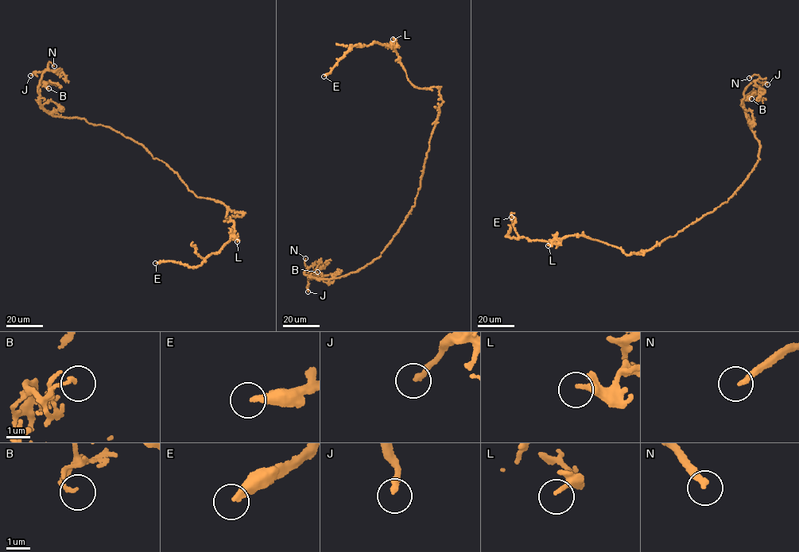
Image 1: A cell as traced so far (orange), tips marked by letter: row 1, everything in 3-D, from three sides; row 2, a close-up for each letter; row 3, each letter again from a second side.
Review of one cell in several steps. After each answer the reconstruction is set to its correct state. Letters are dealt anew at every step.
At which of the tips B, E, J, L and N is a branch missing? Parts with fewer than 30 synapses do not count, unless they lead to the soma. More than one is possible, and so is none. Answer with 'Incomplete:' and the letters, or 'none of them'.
Incomplete: E, N

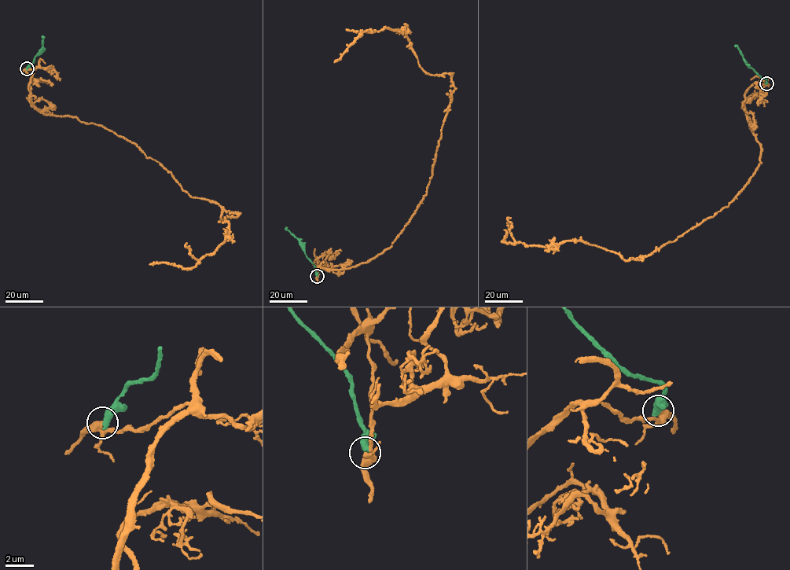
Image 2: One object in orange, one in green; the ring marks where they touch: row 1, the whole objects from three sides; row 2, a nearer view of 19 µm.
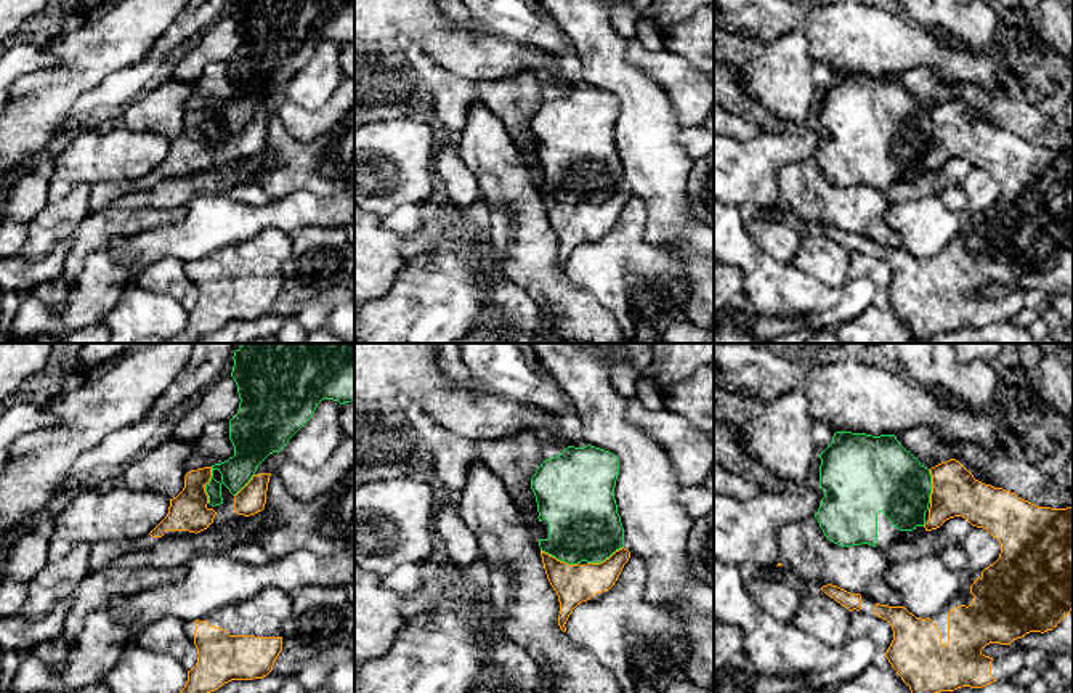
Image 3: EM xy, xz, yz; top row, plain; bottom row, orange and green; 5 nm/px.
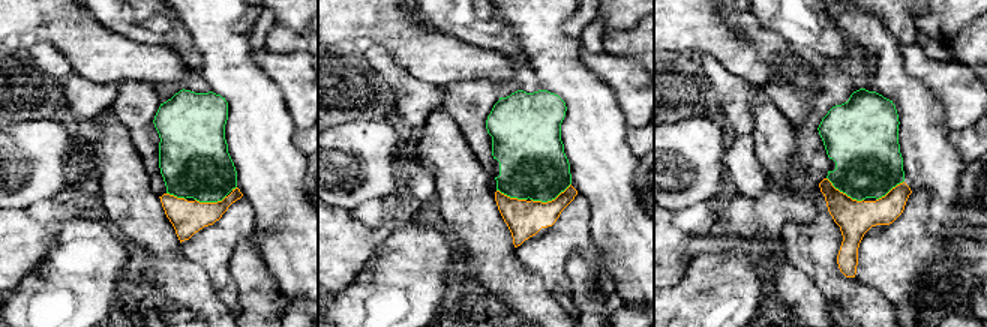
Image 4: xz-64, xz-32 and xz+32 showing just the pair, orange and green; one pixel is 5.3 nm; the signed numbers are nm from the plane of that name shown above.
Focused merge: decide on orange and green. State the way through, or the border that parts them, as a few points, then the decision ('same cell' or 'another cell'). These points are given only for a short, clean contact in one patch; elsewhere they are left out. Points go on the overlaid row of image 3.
another cell

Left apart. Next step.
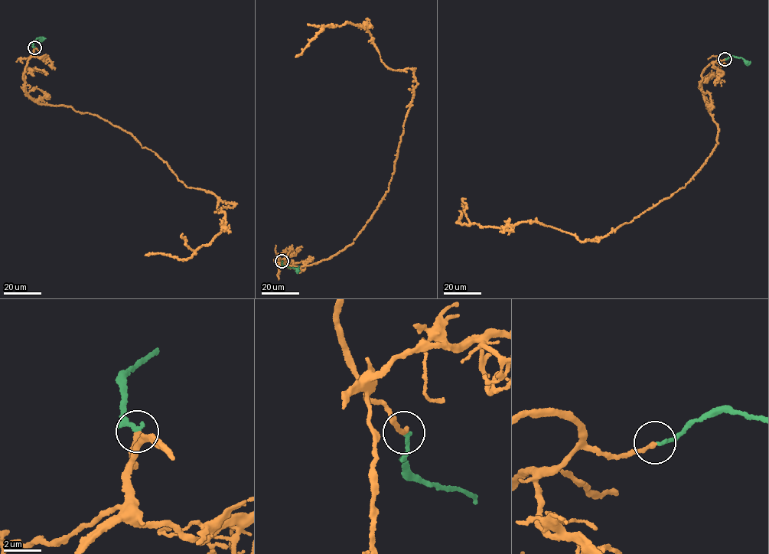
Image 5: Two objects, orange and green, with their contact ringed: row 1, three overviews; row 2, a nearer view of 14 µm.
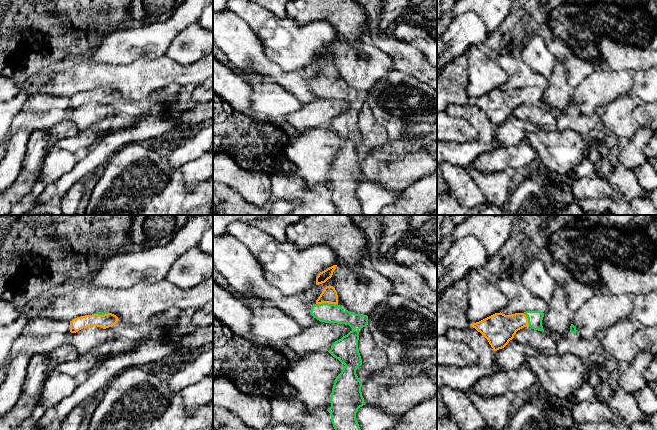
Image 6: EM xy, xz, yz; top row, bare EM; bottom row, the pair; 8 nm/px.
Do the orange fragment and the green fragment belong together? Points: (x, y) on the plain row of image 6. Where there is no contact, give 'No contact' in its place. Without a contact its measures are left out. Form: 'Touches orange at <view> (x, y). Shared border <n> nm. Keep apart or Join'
Touches orange at xz (326, 78). Shared border 180 nm. Join

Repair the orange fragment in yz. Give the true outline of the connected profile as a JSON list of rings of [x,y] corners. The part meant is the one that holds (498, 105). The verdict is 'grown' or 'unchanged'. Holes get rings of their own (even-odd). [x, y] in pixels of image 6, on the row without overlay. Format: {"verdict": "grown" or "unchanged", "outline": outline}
{"verdict": "grown", "outline": [[[526,87],[505,91],[495,89],[471,102],[480,108],[489,118],[494,127],[504,124],[514,114],[516,108],[524,103],[544,107],[541,87]]]}

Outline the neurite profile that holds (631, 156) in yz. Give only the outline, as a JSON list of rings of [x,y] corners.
[[[640,127],[631,139],[618,138],[618,160],[628,169],[635,171],[647,161],[643,148],[652,138],[653,132],[646,127]]]

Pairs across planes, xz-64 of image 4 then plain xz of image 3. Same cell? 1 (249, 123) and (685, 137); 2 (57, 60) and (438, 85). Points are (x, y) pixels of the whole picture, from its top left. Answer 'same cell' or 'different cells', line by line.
1: different cells
2: same cell

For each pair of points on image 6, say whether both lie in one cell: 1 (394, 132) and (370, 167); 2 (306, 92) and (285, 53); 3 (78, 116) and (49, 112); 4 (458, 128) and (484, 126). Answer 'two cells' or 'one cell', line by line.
1: two cells
2: two cells
3: one cell
4: two cells

